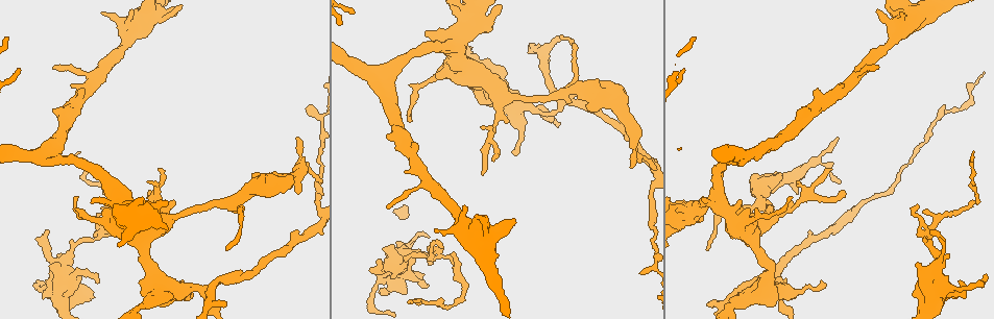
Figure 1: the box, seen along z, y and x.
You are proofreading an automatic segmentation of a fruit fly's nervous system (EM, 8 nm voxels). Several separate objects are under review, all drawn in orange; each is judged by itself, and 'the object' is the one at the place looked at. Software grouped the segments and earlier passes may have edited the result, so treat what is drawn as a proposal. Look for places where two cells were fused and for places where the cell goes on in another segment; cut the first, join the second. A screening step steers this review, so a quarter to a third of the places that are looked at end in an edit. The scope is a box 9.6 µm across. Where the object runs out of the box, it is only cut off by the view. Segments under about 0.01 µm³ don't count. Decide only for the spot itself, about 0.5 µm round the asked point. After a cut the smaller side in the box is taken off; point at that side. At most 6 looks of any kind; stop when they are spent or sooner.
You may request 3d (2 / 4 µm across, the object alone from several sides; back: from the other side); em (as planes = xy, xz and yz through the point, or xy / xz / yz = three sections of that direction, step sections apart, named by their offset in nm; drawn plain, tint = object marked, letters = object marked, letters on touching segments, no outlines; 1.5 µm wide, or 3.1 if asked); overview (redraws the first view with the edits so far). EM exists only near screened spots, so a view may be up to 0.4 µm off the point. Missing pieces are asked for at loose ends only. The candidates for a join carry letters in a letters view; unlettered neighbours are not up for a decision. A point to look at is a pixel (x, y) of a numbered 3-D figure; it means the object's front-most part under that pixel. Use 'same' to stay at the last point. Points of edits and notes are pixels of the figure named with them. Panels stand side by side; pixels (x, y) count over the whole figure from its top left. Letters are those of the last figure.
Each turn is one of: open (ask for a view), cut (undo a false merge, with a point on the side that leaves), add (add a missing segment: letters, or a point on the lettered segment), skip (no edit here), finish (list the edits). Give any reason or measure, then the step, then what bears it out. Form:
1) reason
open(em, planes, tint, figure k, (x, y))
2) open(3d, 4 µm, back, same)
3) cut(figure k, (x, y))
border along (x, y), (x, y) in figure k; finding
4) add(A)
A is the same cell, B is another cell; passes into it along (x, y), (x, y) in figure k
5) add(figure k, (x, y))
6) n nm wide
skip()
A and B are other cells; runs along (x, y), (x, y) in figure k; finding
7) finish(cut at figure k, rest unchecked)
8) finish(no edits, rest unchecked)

open(em, planes, tint, figure 1, (87, 300))

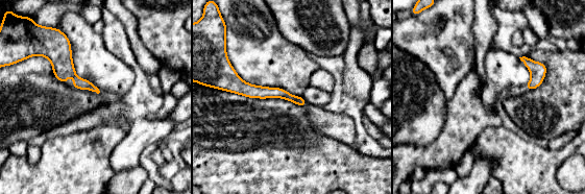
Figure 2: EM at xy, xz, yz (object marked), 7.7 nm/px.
what lies round it
open(em, planes, letters, same)

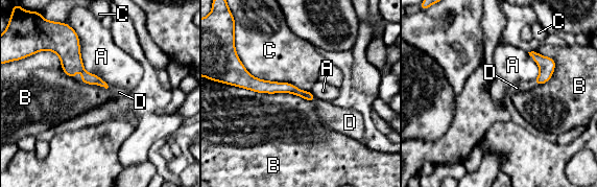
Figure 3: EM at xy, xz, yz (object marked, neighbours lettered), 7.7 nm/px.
add(D)
D is the same cell, A, B and C are other cells; the cell continues

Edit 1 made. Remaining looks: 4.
see it whole again
open(overview)

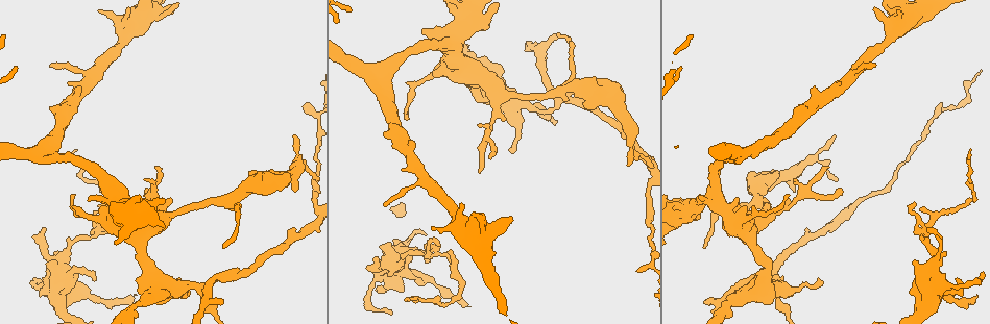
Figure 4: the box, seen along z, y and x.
free end
open(em, yz, step 8, tint, figure 4, (134, 297))

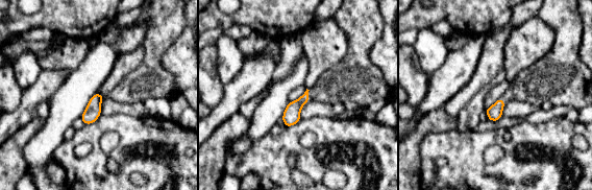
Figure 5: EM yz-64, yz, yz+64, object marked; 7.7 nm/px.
open(em, planes, tint, same)

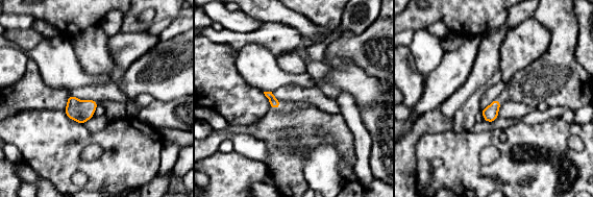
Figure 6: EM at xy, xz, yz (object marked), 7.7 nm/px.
open(em, planes, letters, same)

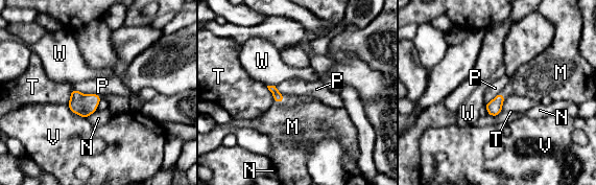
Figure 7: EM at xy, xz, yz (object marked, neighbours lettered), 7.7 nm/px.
P touches over 240 nm
add(M)
M is the same cell, N, P, T, V and W are other cells; the cell continues

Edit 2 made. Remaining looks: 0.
finish(add at figure 3, add at figure 7, rest unchecked)

